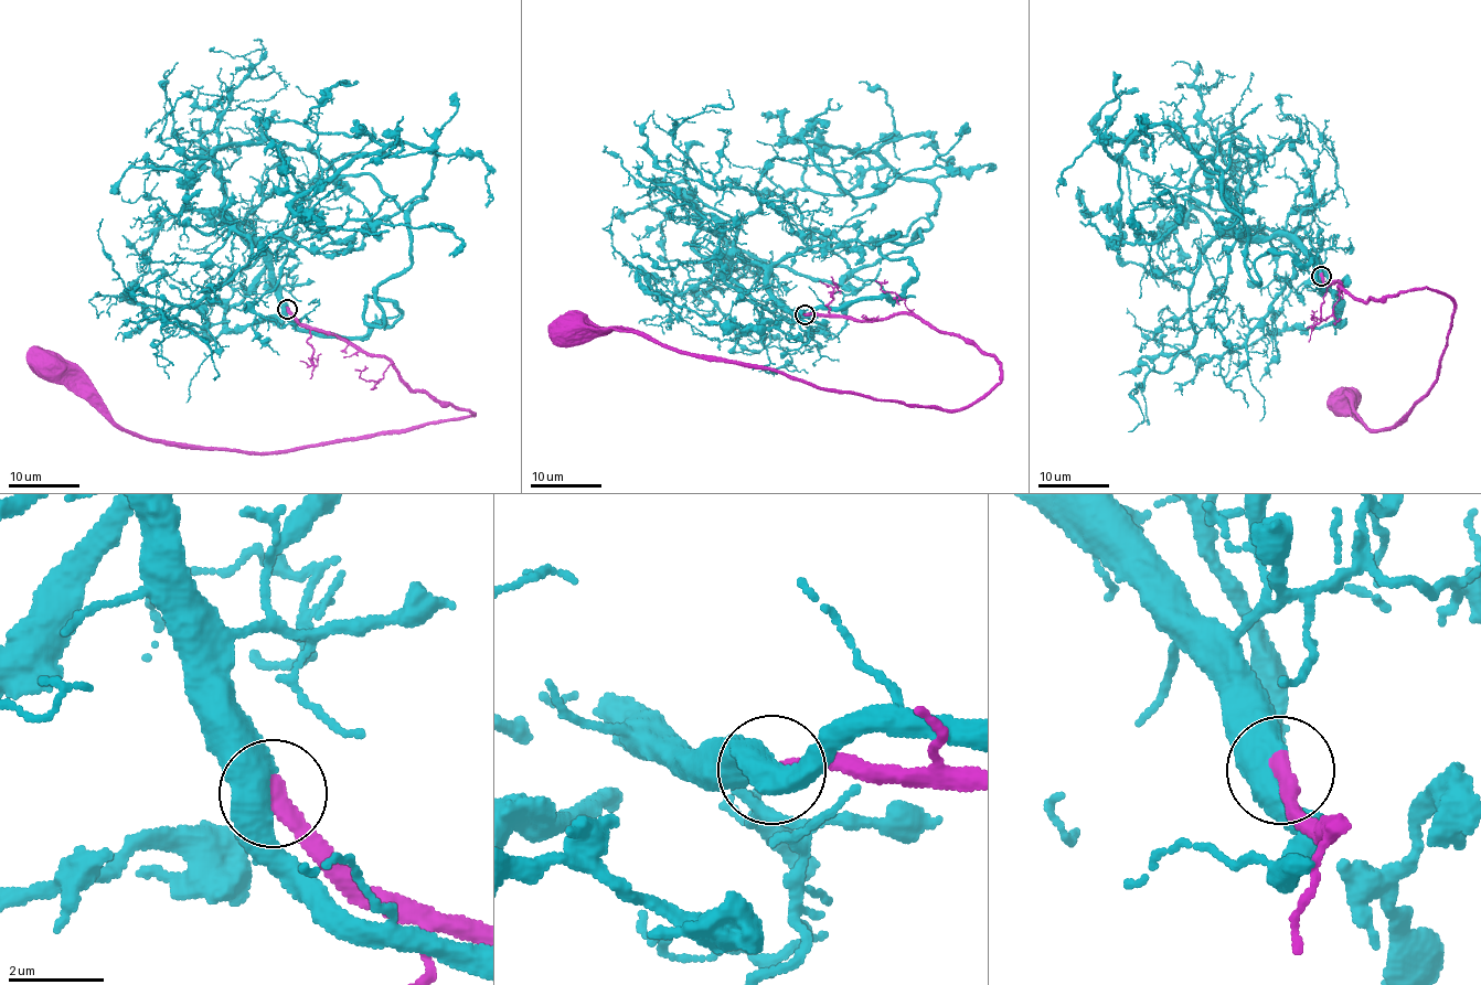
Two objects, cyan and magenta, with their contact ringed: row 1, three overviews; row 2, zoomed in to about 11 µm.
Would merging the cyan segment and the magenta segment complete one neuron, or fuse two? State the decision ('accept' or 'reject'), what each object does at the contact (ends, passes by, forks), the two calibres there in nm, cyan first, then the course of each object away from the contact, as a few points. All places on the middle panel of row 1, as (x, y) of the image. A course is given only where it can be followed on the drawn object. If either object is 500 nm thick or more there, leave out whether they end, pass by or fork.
accept; calibres 550 and 400 nm; course cyan (803, 314), (770, 297), (768, 271), (902, 236), (938, 192), (794, 136), (864, 197), (955, 134); course magenta (805, 314), (909, 312), (995, 361), (1000, 379), (954, 409), (907, 406), (569, 327)

